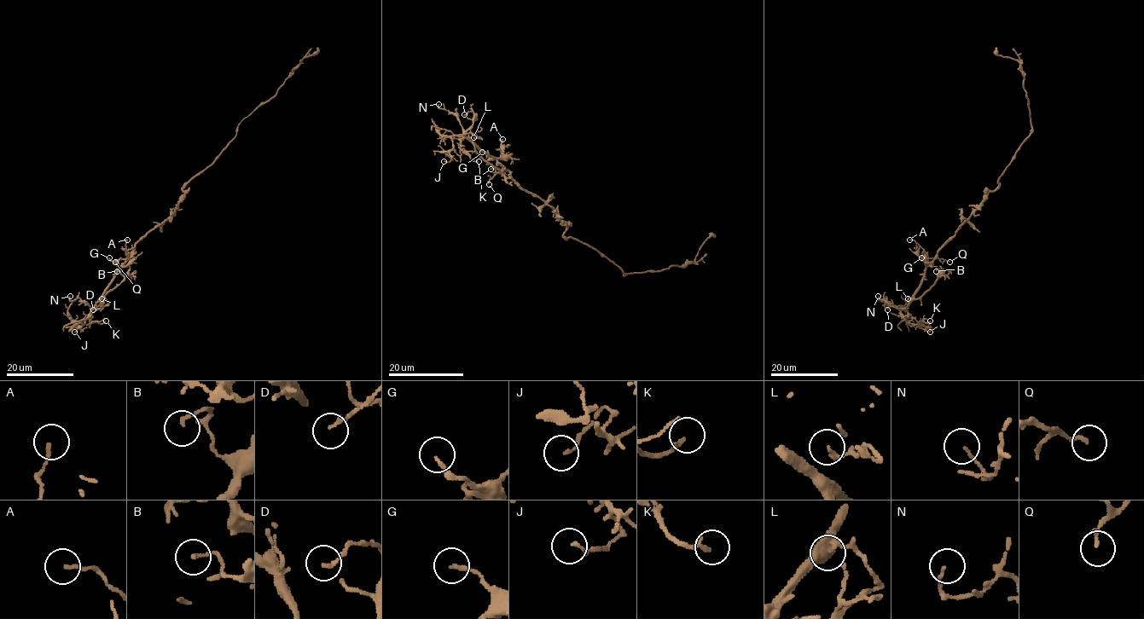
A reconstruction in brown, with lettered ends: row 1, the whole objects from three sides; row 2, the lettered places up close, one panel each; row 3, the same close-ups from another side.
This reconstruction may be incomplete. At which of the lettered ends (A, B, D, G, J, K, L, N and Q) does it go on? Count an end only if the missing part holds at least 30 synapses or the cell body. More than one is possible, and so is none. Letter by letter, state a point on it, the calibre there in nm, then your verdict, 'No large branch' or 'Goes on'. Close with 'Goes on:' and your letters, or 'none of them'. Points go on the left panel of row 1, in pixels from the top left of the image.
A: Place: (127, 240). Thickness 120 nm. No large branch
B: Place: (117, 271). Thickness 130 nm. No large branch
D: Place: (93, 309). Thickness 140 nm. No large branch
G: Place: (109, 257). Thickness 150 nm. No large branch
J: Place: (74, 332). Thickness 110 nm. No large branch
K: Place: (106, 321). Thickness 180 nm. No large branch
L: Place: (101, 298). Thickness 180 nm. No large branch
N: Place: (70, 296). Thickness 110 nm. No large branch
Q: Place: (115, 262). Thickness 170 nm. No large branch
Goes on: none of them

